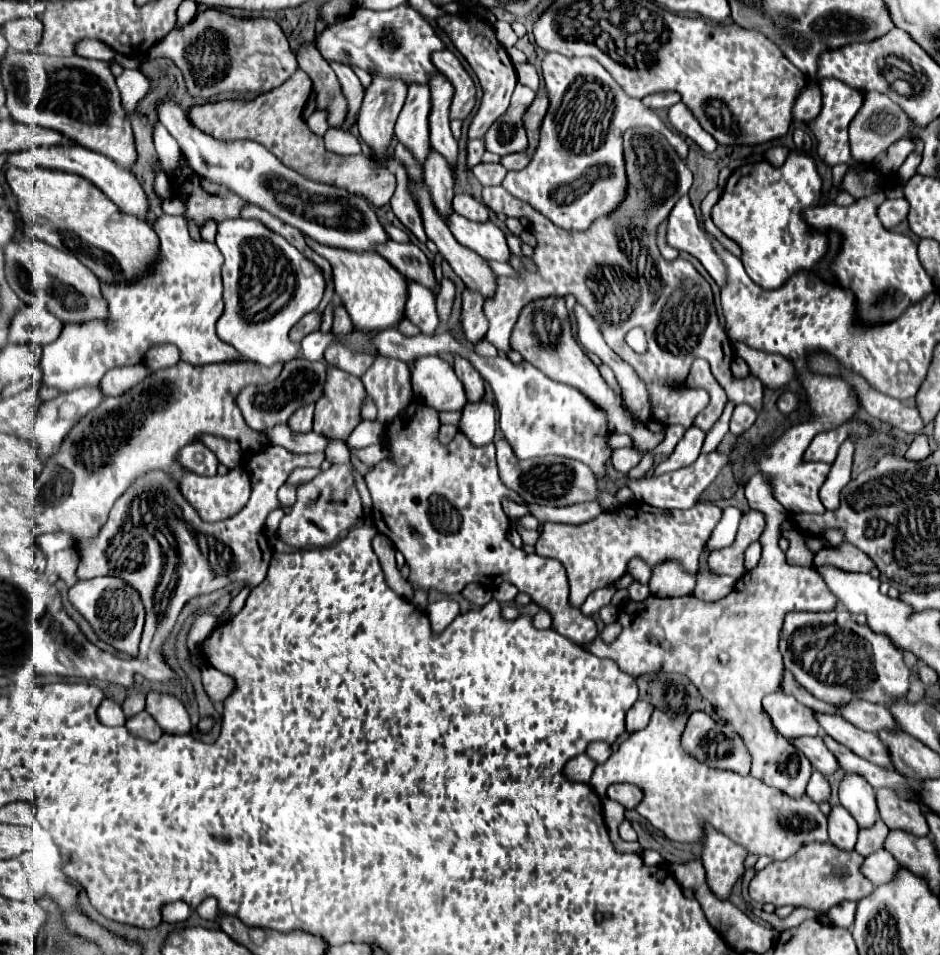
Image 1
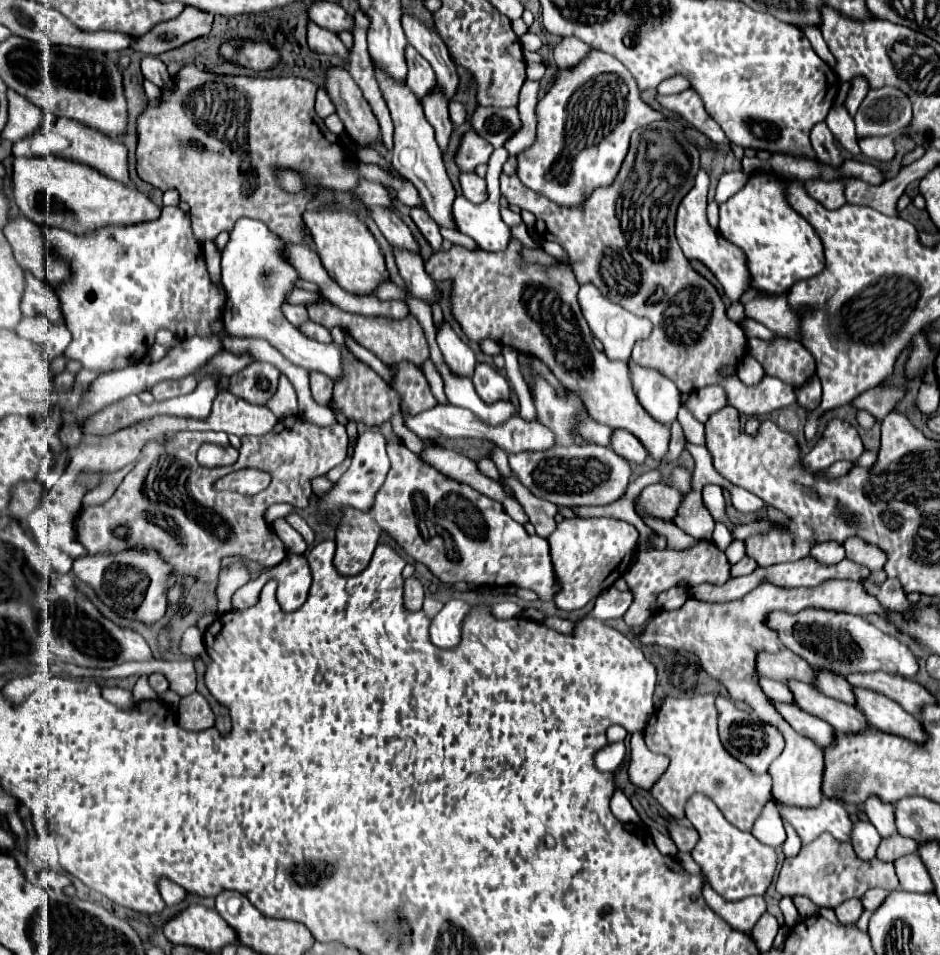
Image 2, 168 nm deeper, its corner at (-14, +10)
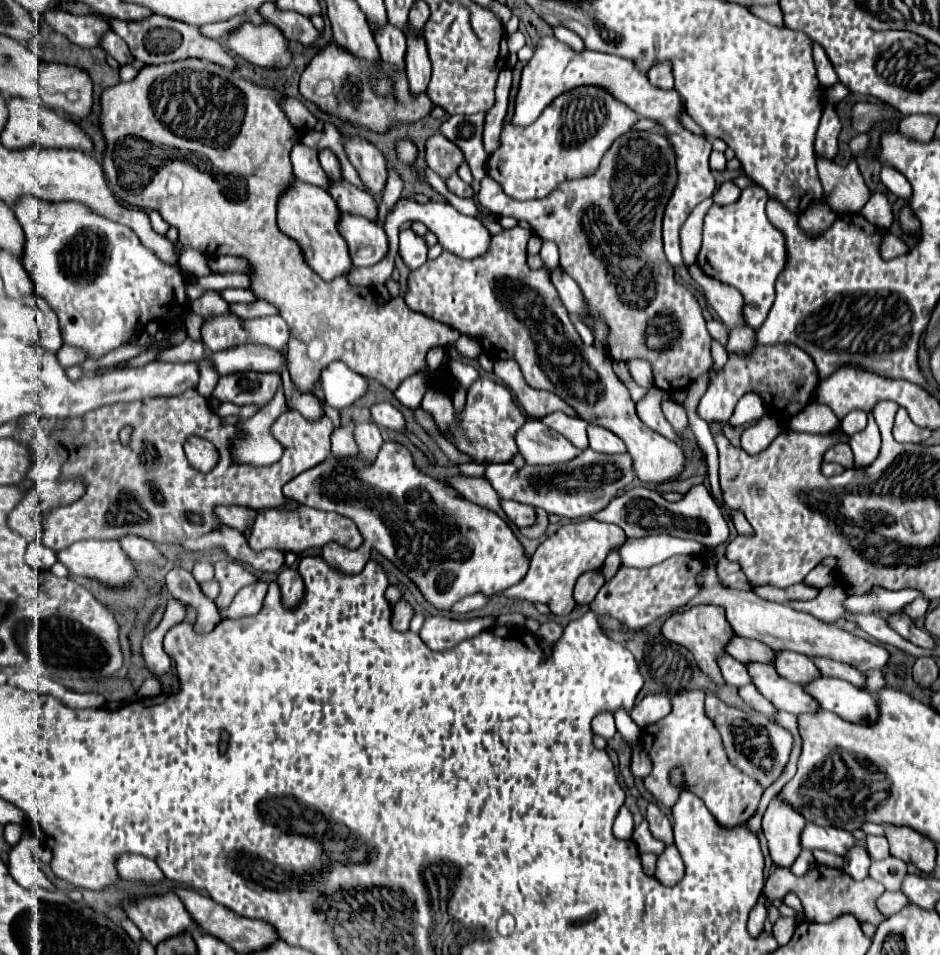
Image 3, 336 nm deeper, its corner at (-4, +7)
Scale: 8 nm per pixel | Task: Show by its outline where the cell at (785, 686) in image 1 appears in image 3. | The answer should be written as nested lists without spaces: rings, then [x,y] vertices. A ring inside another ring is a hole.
[[[733,636],[727,644],[727,654],[737,658],[739,662],[763,662],[763,664],[773,664],[773,650],[761,644],[759,640],[749,640],[741,636]]]

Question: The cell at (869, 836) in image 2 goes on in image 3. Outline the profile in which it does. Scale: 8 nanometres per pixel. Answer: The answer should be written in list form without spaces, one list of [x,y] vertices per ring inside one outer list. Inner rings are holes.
[[[855,846],[845,854],[843,872],[853,876],[853,880],[865,880],[869,876],[869,864],[871,864],[871,858],[869,858],[867,850],[861,846]]]

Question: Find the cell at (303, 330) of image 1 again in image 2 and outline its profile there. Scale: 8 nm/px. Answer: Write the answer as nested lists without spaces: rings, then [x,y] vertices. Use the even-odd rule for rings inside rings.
[[[283,305],[283,315],[287,317],[287,321],[289,323],[293,323],[293,325],[303,325],[305,321],[309,321],[309,317],[307,317],[307,307],[305,305]]]

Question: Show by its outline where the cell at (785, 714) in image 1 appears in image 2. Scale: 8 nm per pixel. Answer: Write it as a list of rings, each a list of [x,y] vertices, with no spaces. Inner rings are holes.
[[[761,677],[761,689],[767,693],[769,699],[773,701],[785,701],[789,705],[795,705],[795,695],[791,693],[791,689],[779,681],[773,681],[773,679],[767,679],[767,677]]]

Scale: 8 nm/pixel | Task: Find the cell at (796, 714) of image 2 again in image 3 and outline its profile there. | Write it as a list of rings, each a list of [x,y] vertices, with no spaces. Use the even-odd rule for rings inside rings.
[[[753,684],[741,686],[741,688],[739,688],[739,696],[741,696],[753,710],[757,710],[757,712],[769,716],[769,718],[773,718],[773,714],[777,712],[777,710],[773,708],[773,704],[769,704],[769,700],[765,700],[765,698],[757,692],[757,688],[755,688]]]

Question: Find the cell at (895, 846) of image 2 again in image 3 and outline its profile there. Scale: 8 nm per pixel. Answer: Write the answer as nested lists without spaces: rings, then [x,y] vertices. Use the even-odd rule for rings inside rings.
[[[893,856],[885,858],[885,860],[879,860],[879,862],[871,862],[871,878],[881,882],[887,890],[895,892],[895,890],[901,890],[901,882],[907,874],[907,866],[903,860],[897,860]]]

